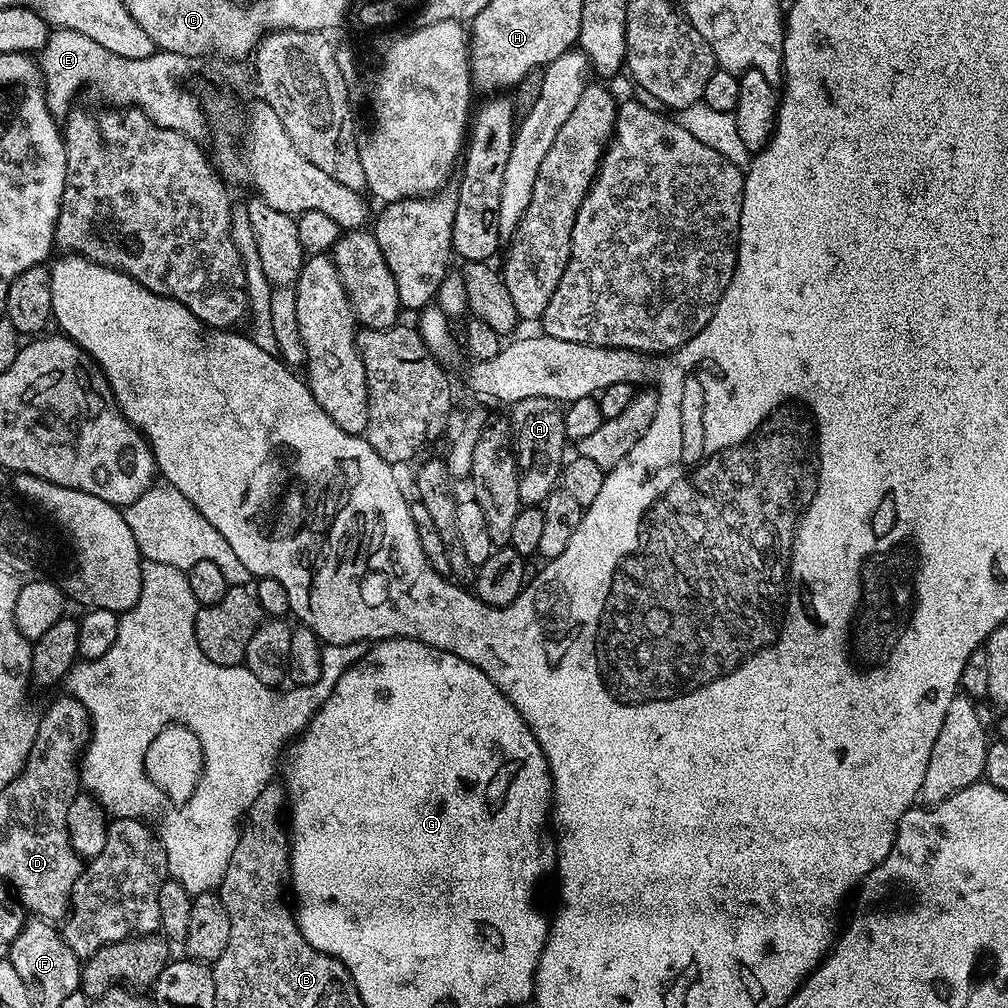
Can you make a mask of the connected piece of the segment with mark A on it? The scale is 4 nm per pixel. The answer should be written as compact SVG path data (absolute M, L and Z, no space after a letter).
M545 396L538 398L522 398L518 403L511 405L510 431L512 442L516 449L516 465L520 473L518 474L518 494L521 505L543 505L544 500L561 483L562 469L566 463L564 447L564 408L559 400L551 400Z

